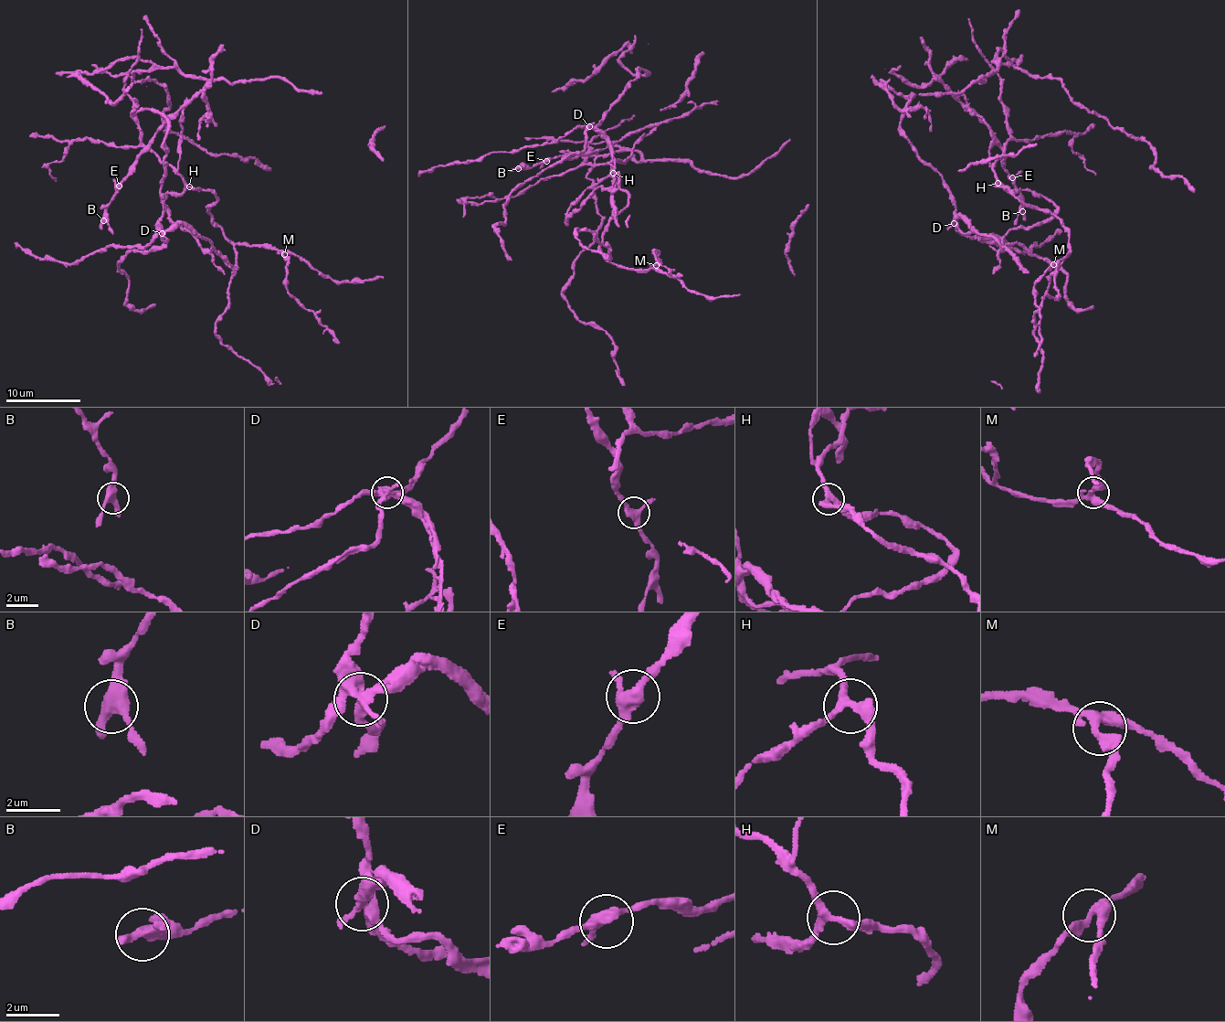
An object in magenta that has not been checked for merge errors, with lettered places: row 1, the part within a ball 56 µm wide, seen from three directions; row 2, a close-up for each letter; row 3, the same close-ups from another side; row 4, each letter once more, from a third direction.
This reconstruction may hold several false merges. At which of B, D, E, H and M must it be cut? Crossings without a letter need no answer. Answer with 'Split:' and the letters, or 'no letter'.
Split: D

